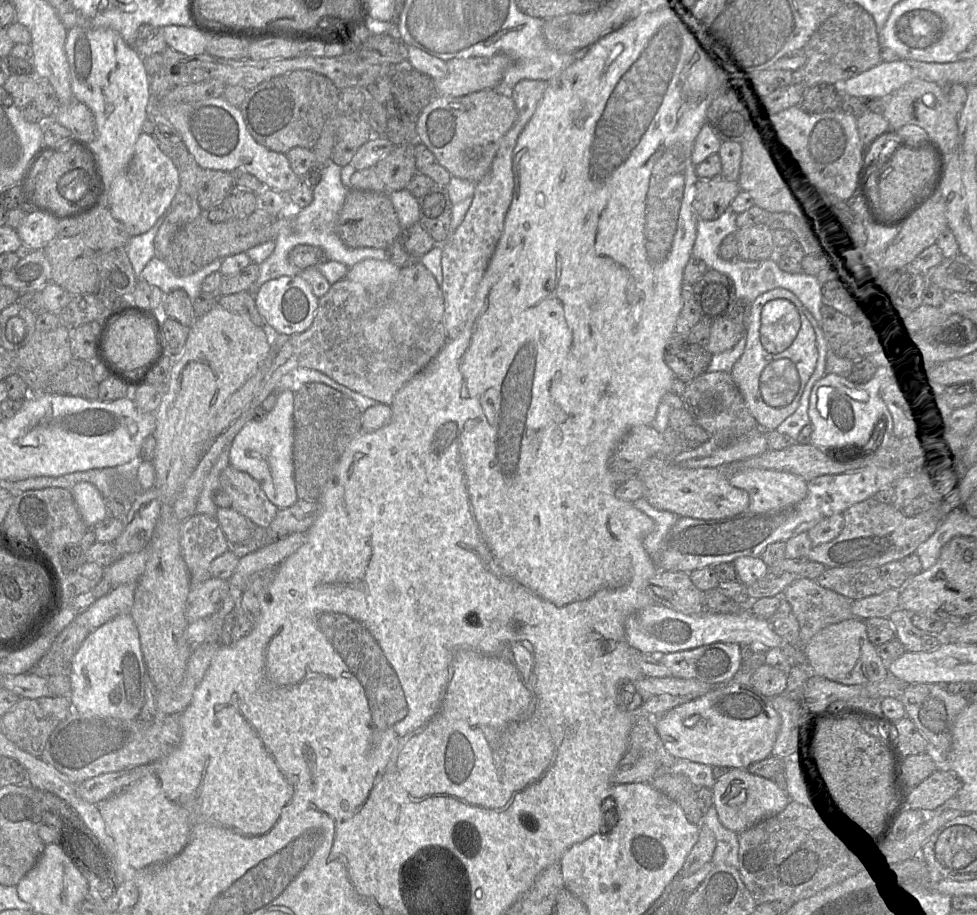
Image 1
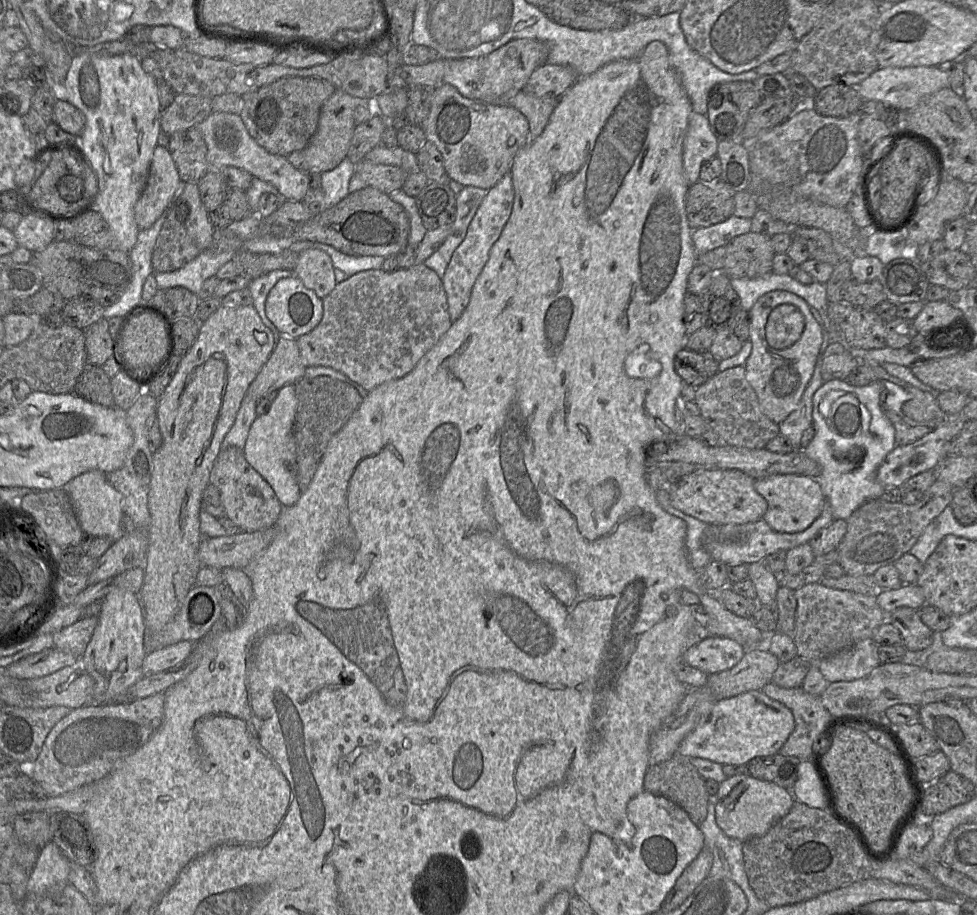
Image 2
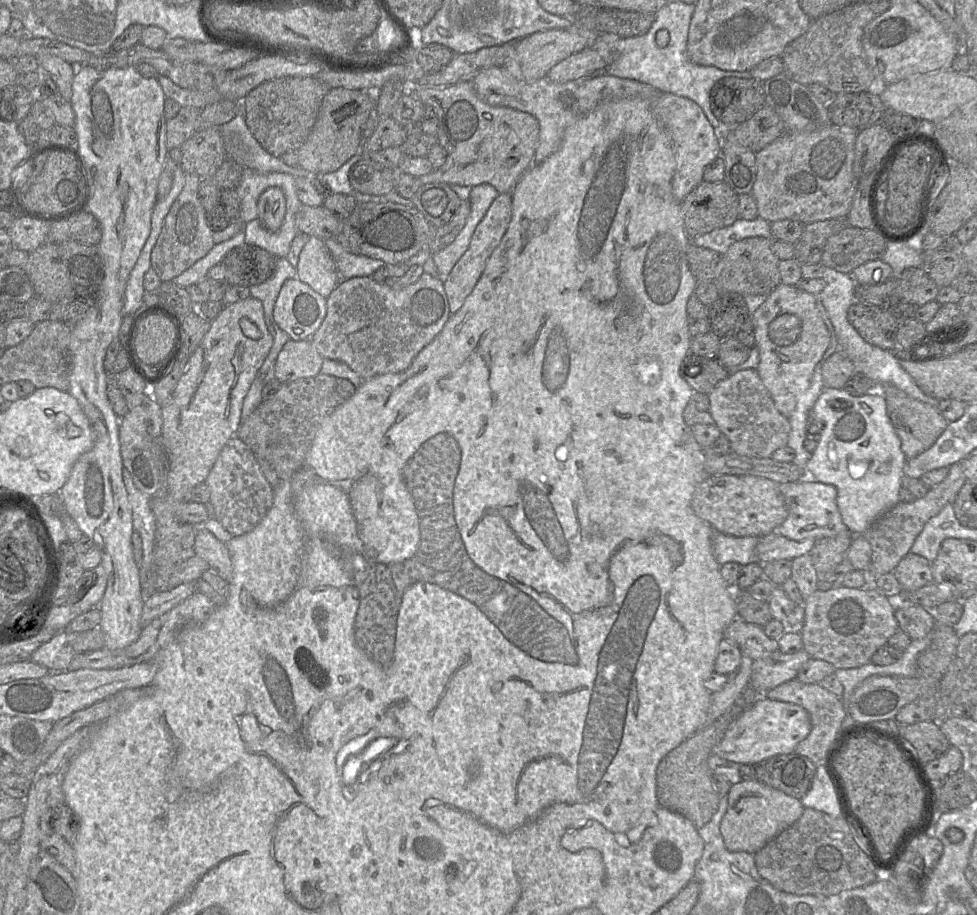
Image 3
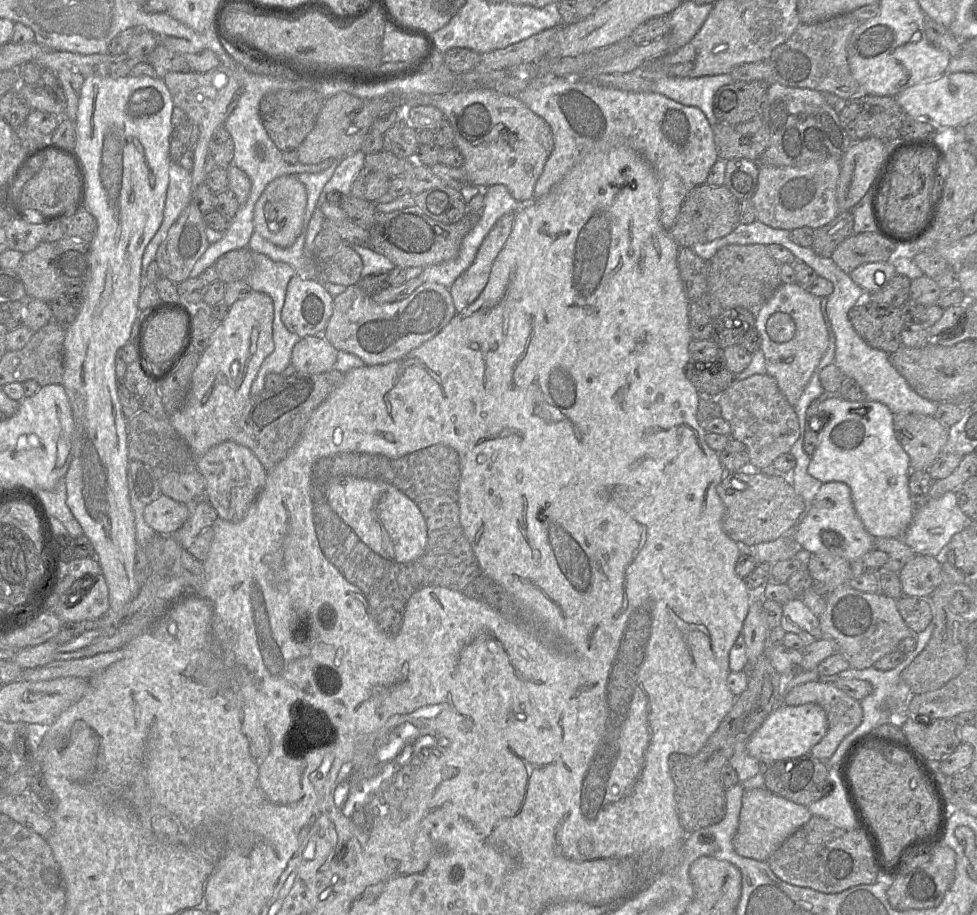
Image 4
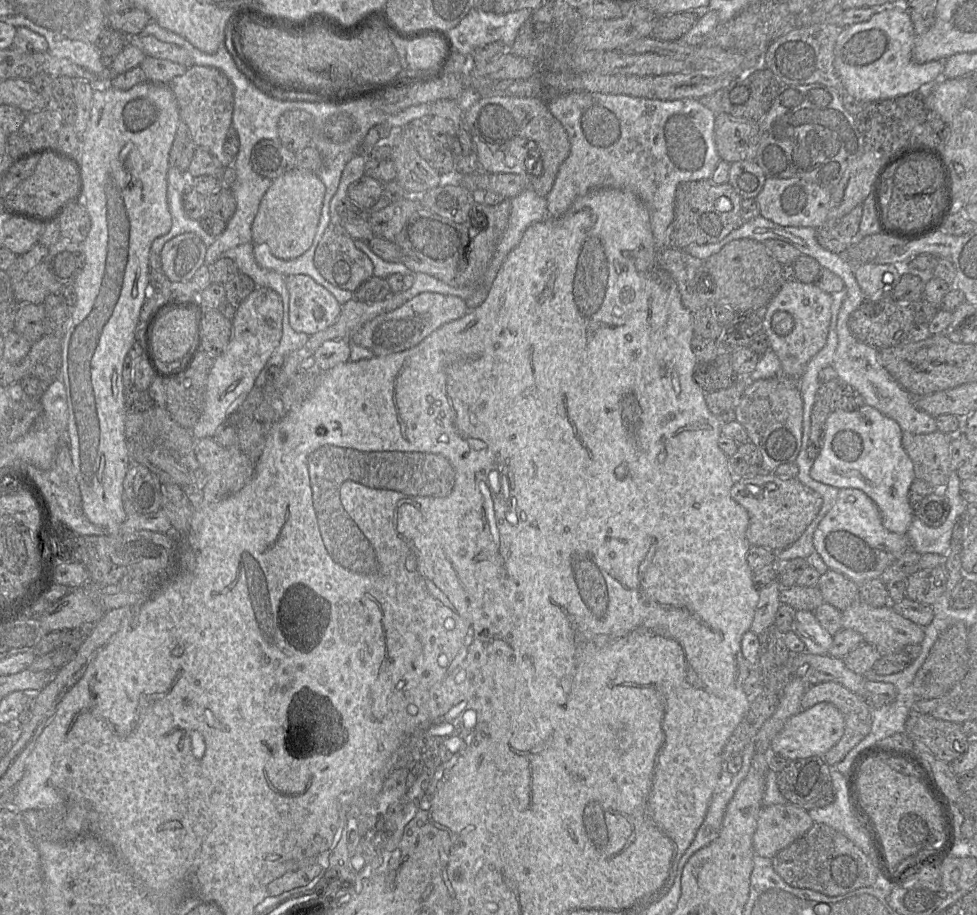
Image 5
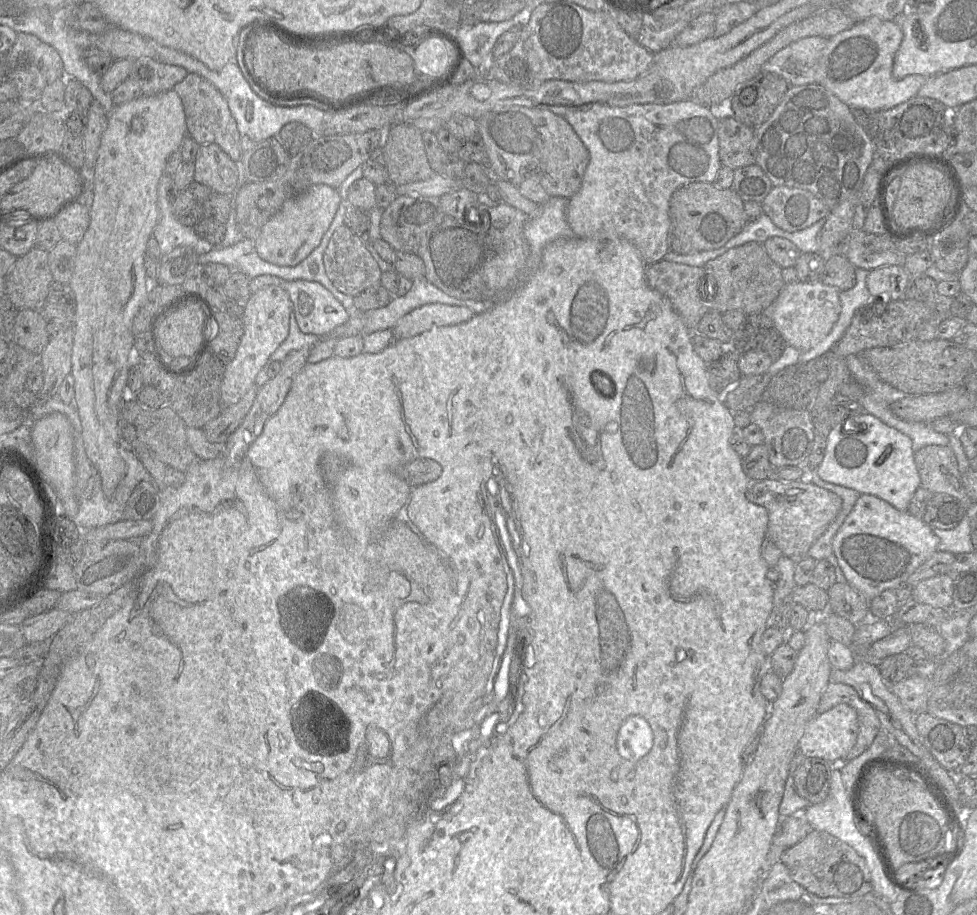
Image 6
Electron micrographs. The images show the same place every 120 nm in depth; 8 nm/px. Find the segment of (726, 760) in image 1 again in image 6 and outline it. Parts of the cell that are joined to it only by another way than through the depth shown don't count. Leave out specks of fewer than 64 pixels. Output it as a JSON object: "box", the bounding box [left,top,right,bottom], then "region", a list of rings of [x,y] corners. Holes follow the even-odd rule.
{"box":[798,704,858,770],"region":[[[839,704],[830,710],[817,714],[807,724],[799,742],[798,751],[806,758],[820,758],[832,764],[832,770],[841,769],[849,751],[854,746],[858,734],[858,718],[854,708],[847,704]]]}

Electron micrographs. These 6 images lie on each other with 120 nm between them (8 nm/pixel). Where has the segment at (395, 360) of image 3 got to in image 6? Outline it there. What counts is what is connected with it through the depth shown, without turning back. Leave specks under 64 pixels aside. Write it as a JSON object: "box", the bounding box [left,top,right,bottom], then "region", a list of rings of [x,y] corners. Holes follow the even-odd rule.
{"box":[392,303,474,340],"region":[[[442,303],[426,304],[400,318],[392,328],[392,333],[394,340],[410,338],[435,327],[469,321],[474,315],[468,307]]]}

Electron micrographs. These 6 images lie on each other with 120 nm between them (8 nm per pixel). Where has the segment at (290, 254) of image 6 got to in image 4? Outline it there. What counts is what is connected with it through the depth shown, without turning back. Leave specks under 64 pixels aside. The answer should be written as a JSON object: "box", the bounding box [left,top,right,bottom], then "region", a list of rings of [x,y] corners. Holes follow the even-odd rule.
{"box":[254,175,306,247],"region":[[[294,175],[276,178],[266,186],[255,204],[254,232],[278,247],[292,246],[302,231],[306,205],[306,188]]]}

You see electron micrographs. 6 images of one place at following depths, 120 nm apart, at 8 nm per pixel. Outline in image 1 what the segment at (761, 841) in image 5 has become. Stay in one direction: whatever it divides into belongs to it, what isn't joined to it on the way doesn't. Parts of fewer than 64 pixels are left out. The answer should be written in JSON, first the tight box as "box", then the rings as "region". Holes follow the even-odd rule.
{"box":[713,768,790,833],"region":[[[733,768],[720,779],[717,779],[713,791],[713,804],[716,808],[721,824],[736,833],[744,832],[758,823],[782,812],[790,803],[786,791],[780,789],[773,780],[753,775],[746,769]]]}

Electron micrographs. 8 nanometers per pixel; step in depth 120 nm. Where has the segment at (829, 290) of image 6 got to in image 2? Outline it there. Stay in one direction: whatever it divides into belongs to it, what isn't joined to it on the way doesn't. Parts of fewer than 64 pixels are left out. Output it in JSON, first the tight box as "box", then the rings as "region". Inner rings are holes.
{"box":[744,290,824,424],"region":[[[785,290],[762,295],[748,313],[752,350],[744,364],[746,379],[758,397],[762,412],[779,424],[797,408],[813,376],[824,326],[815,320],[804,299]]]}

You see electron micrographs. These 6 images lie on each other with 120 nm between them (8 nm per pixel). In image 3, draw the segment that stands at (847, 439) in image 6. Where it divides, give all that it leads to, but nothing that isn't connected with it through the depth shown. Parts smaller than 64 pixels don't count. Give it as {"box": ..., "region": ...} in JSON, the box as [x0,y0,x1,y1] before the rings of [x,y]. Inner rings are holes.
{"box":[807,388,907,535],"region":[[[825,388],[810,418],[820,429],[820,441],[807,463],[807,473],[837,489],[837,506],[853,535],[862,535],[887,510],[898,504],[907,461],[887,414],[880,391],[853,396],[844,389]]]}

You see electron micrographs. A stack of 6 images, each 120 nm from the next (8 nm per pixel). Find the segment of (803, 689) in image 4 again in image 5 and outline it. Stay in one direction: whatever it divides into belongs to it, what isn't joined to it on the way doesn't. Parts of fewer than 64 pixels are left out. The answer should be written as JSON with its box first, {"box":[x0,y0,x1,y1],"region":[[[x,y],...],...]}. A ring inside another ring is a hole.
{"box":[801,682,872,767],"region":[[[823,682],[808,687],[801,699],[802,709],[828,702],[837,707],[845,720],[844,734],[823,759],[834,767],[871,731],[872,706],[848,688],[836,682]]]}

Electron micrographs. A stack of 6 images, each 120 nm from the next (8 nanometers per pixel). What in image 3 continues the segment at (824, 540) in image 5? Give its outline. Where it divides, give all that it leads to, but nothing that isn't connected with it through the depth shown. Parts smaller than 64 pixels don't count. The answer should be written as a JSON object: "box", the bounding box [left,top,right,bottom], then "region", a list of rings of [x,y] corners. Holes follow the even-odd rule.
{"box":[774,481,845,541],"region":[[[796,481],[780,485],[781,493],[788,507],[786,520],[774,532],[794,541],[808,538],[820,540],[833,537],[845,531],[844,524],[837,506],[837,489],[833,485],[818,481]]]}

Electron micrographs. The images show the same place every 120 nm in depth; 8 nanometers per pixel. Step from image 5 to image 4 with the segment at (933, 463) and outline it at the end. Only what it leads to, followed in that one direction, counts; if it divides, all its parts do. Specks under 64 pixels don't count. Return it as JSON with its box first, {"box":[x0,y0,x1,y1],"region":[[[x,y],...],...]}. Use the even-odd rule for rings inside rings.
{"box":[894,413,949,471],"region":[[[917,413],[894,414],[894,431],[908,454],[911,471],[928,471],[943,452],[949,428],[935,416]]]}

